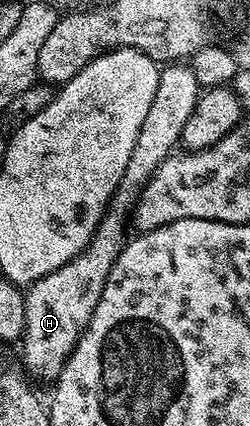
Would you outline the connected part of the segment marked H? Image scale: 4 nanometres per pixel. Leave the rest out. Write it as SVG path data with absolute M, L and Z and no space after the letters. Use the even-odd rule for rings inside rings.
M172 62L161 67L158 90L154 93L154 102L150 102L150 110L142 122L142 130L138 130L138 142L134 142L134 151L126 165L126 174L122 174L122 182L94 230L92 241L83 252L66 262L66 266L27 285L24 292L26 322L22 345L24 344L23 367L29 377L37 376L40 380L54 382L62 374L74 346L80 341L80 335L94 314L94 306L98 306L98 298L102 298L102 286L106 286L106 278L125 246L124 231L129 231L130 213L136 199L154 170L158 170L164 159L177 151L182 126L186 126L201 91L196 71L187 63Z

